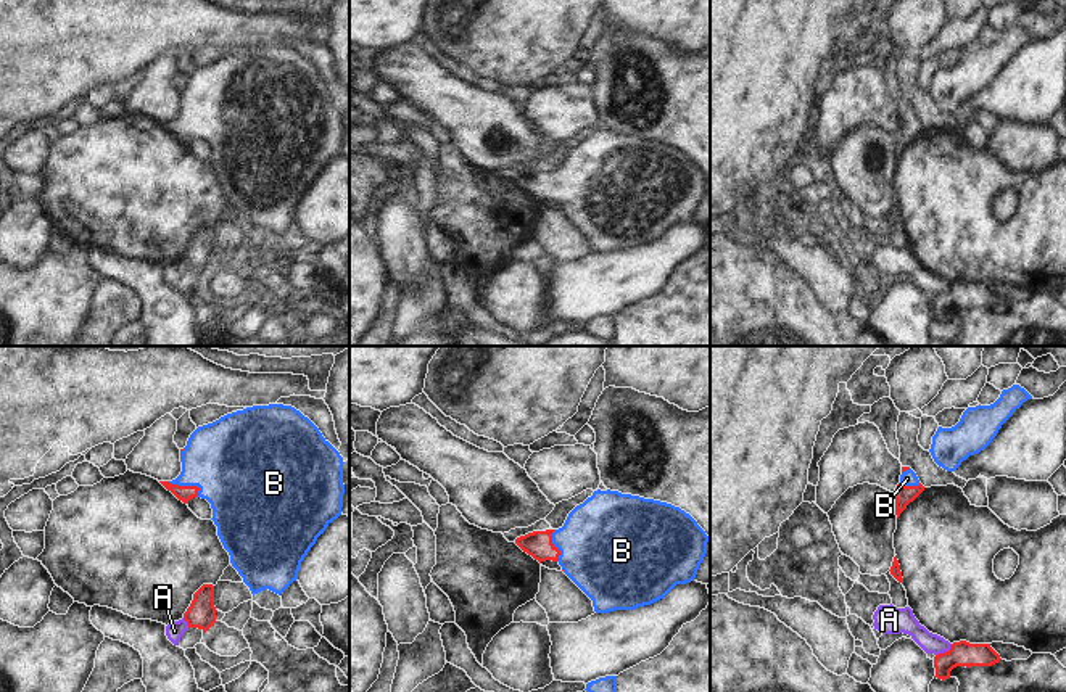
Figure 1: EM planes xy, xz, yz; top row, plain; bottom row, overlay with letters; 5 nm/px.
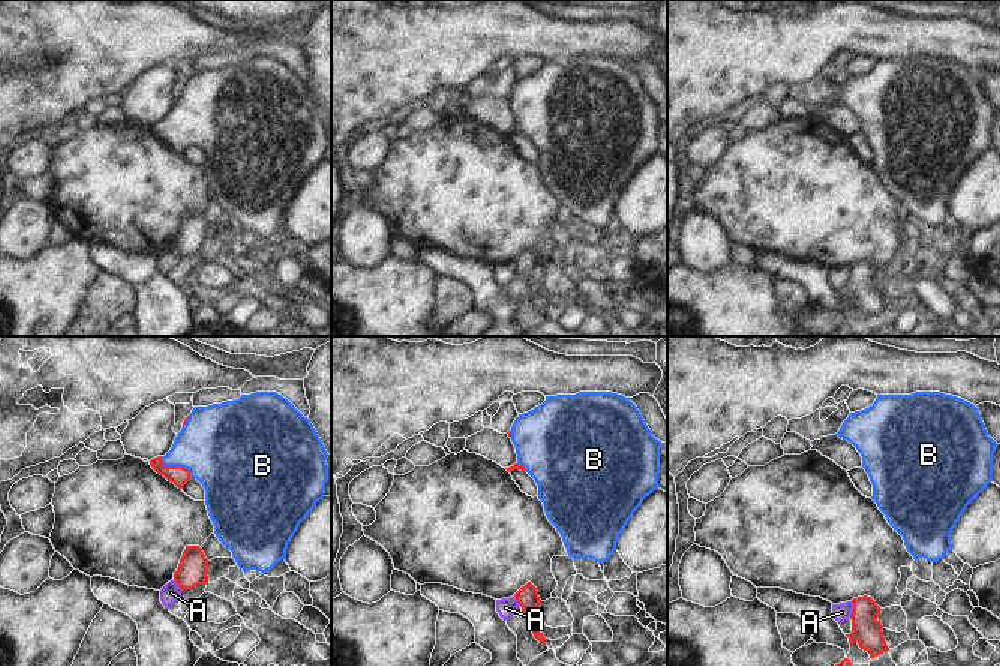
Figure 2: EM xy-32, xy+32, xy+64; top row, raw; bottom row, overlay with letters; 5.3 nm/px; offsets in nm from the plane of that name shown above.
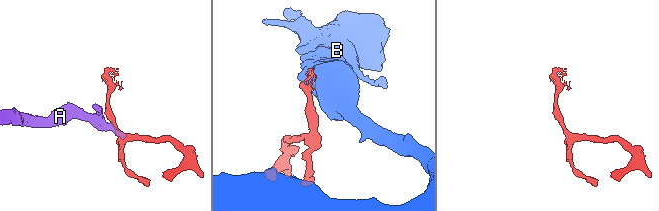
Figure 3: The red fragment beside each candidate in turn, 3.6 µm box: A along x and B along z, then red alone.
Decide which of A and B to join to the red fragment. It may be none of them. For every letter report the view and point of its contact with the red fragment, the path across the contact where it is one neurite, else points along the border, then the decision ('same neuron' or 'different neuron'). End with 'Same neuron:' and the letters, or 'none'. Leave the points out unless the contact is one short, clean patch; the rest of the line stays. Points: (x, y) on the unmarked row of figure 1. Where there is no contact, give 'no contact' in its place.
A: contact yz (944, 292); border yz (952, 284), (947, 290), (936, 295); different neuron
B: contact xy (187, 126); way xy (182, 132), (187, 126), (231, 102); same neuron
Same neuron: B

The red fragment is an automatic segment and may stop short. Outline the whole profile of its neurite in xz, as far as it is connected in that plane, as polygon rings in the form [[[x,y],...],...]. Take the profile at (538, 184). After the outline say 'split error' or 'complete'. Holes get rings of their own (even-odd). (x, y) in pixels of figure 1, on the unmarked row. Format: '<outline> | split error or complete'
[[[610,129],[594,130],[568,153],[562,167],[533,171],[515,179],[539,203],[557,201],[593,240],[596,253],[651,245],[676,224],[694,220],[707,193],[707,182],[705,171],[680,146]]] | split error

